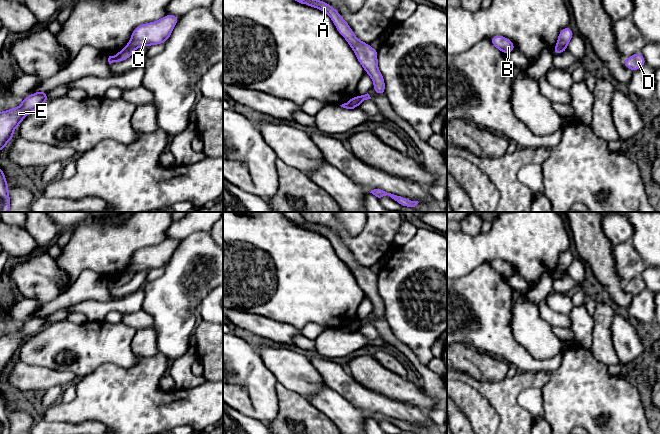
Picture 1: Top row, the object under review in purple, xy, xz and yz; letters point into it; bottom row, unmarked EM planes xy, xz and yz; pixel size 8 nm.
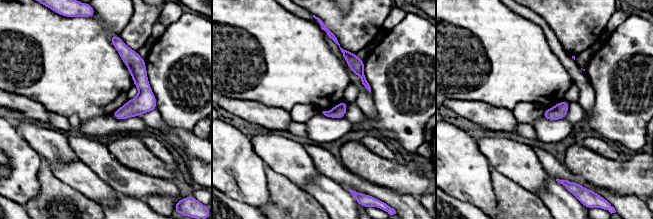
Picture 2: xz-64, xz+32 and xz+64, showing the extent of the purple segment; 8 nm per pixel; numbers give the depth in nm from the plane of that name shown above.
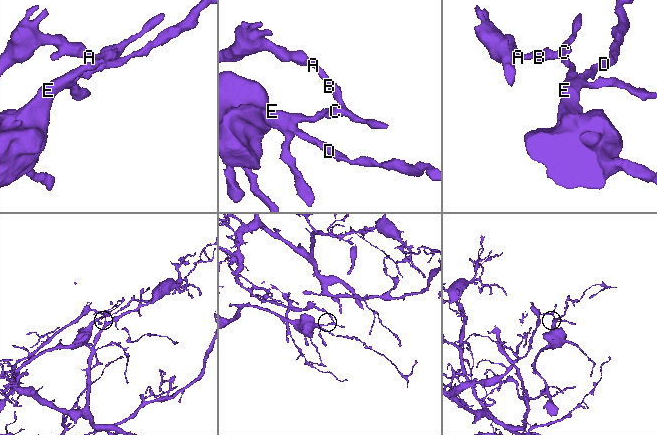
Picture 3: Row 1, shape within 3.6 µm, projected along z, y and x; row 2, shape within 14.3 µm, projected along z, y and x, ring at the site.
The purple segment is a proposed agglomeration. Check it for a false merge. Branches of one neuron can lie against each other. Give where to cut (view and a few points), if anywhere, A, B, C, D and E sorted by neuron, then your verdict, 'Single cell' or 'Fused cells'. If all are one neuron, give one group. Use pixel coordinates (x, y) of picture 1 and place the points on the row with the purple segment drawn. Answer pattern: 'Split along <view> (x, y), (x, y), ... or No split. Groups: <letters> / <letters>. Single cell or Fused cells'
Split along xz (359, 96), (356, 107). Groups: A B C / D E. Fused cells

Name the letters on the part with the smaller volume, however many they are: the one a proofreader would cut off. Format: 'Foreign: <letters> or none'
Foreign: D, E

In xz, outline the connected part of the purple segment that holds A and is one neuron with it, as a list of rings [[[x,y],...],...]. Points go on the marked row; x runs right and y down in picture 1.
[[[295,0],[301,4],[317,8],[325,12],[335,24],[337,31],[345,38],[354,51],[359,63],[366,73],[372,78],[374,90],[378,95],[385,95],[385,81],[378,68],[378,50],[373,49],[368,43],[360,41],[349,24],[343,19],[339,12],[326,2],[321,0]]]

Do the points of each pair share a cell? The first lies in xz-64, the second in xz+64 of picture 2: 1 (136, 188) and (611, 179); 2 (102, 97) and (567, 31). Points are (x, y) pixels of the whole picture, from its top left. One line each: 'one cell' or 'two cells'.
1: two cells
2: two cells

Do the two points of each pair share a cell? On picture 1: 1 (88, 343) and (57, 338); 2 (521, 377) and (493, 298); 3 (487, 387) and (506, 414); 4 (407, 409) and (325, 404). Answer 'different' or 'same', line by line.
1: same
2: different
3: same
4: different

